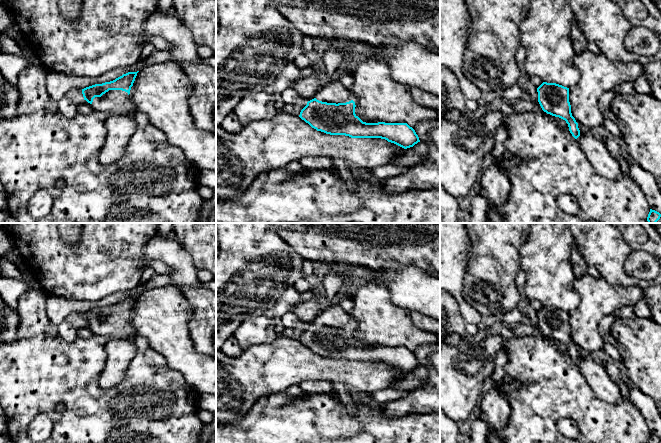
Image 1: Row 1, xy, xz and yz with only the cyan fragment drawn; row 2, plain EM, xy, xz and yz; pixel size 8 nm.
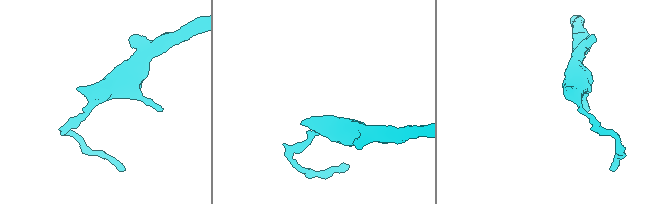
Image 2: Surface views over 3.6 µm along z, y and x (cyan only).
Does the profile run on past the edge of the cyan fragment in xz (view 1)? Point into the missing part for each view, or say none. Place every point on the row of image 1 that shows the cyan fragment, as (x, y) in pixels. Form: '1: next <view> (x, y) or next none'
1: next xz (333, 91)

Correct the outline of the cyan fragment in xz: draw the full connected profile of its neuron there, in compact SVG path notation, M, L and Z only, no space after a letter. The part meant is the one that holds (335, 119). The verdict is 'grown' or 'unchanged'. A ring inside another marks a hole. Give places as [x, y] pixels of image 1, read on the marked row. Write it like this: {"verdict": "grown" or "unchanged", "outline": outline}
{"verdict": "grown", "outline": "M325 79L315 98L308 101L299 117L317 131L351 138L381 138L404 149L420 142L415 130L407 123L366 123L355 114L350 89L337 79Z"}

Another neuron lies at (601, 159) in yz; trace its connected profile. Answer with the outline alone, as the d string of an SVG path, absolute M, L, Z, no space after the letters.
M582 131L576 141L598 174L612 180L620 178L619 164L607 148L605 141L595 137L591 132Z

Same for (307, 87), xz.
M315 71L312 75L297 81L293 88L297 91L299 96L304 97L308 102L315 98L323 82L325 82L325 79L322 77L321 73Z

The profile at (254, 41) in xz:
M216 0L216 125L221 125L228 113L232 112L241 99L250 93L263 91L271 85L284 67L293 62L294 59L306 54L303 49L303 39L305 35L297 29L280 11L280 6L298 6L304 7L304 0Z

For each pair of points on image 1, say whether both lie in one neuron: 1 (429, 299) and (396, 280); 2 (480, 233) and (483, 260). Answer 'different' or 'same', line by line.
1: same
2: same

